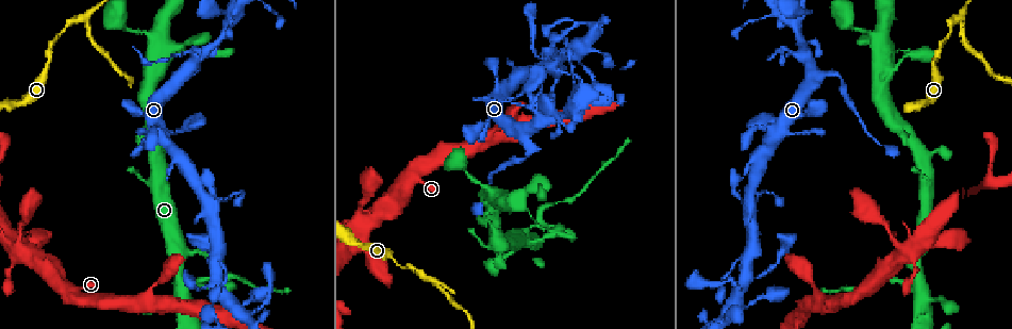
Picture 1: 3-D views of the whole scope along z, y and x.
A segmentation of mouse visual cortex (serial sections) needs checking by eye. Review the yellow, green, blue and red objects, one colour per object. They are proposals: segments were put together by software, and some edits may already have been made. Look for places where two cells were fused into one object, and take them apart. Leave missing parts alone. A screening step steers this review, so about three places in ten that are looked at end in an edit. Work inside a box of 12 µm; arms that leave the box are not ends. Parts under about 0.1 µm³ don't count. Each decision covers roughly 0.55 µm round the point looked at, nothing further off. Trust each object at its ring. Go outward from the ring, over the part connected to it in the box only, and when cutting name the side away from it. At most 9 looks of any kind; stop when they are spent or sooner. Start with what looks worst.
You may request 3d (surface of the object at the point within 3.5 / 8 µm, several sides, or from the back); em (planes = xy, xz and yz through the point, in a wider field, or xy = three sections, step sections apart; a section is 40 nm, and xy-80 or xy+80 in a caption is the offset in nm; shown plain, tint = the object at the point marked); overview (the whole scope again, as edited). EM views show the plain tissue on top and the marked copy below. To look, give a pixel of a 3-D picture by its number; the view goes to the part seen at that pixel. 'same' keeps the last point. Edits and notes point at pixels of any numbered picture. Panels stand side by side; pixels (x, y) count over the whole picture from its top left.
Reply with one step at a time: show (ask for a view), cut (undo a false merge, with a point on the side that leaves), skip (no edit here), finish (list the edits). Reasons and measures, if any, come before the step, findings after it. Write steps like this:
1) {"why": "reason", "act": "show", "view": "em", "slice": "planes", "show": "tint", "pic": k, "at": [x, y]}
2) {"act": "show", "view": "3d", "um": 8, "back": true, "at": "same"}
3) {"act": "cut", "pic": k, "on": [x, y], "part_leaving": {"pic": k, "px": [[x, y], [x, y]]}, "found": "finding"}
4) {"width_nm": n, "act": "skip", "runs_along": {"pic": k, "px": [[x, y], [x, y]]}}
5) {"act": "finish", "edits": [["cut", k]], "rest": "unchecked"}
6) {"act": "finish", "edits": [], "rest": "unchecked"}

{"why": "two arms in line, one across", "act": "show", "view": "3d", "um": 3.5, "pic": 1, "at": [425, 278]}

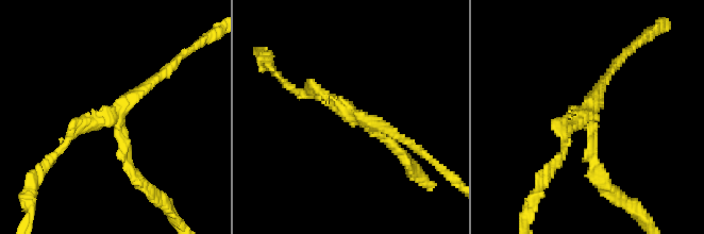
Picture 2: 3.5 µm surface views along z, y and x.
{"arms": 3, "arm_widths_nm": [150, 150, 150], "act": "show", "view": "em", "slice": "xy", "step": 1, "show": "tint", "pic": 2, "at": [590, 115]}

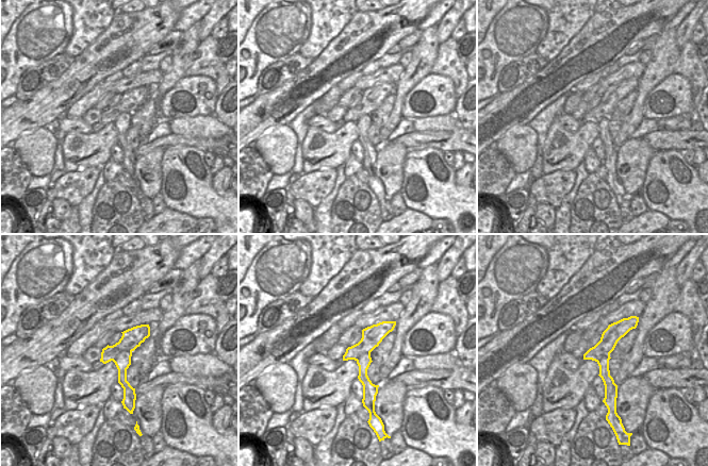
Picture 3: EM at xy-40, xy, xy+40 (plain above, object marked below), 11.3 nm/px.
{"width_nm": 240, "act": "cut", "pic": 2, "on": [128, 157], "border": {"pic": 3, "px": [[131, 351], [122, 351], [113, 361]]}, "found": "a second cell is stuck on"}

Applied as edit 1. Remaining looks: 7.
{"act": "show", "view": "3d", "um": 3.5, "pic": 1, "at": [524, 137]}

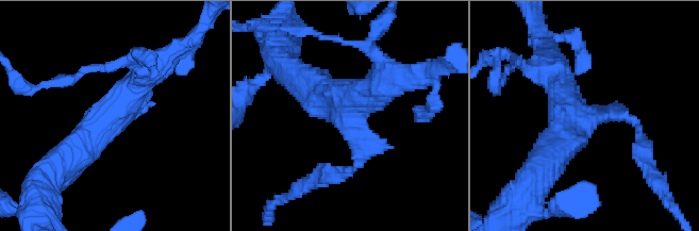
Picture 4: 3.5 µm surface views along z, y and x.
{"arms": 3, "arm_widths_nm": [200, 400, 450], "why": "now the EM", "act": "show", "view": "em", "slice": "xy", "step": 1, "show": "tint", "pic": 4, "at": [584, 115]}

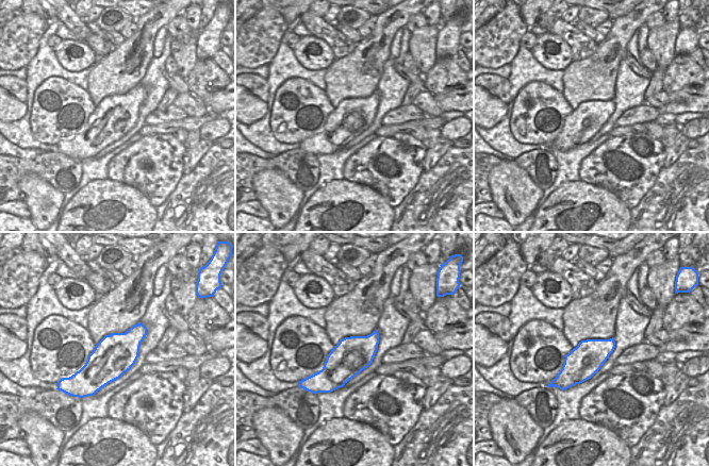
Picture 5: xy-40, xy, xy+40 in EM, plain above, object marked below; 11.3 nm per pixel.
{"width_nm": 420, "act": "skip", "runs_along": {"pic": 4, "px": [[59, 165], [114, 113], [156, 64]]}, "found": "all the same cell"}

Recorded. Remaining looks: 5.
{"act": "show", "view": "3d", "um": 3.5, "pic": 1, "at": [216, 279]}

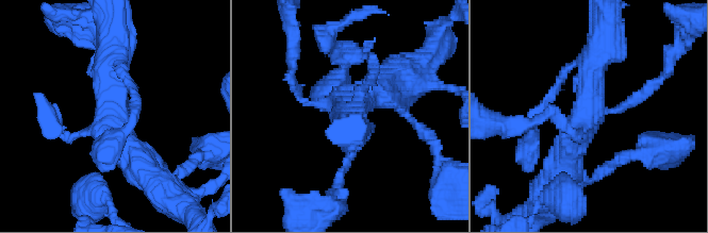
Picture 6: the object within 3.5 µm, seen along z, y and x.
{"arms": 4, "arm_widths_nm": [100, 150, 450, 450], "why": "shape alone is not enough", "act": "show", "view": "em", "slice": "planes", "show": "tint", "pic": 6, "at": [590, 110]}

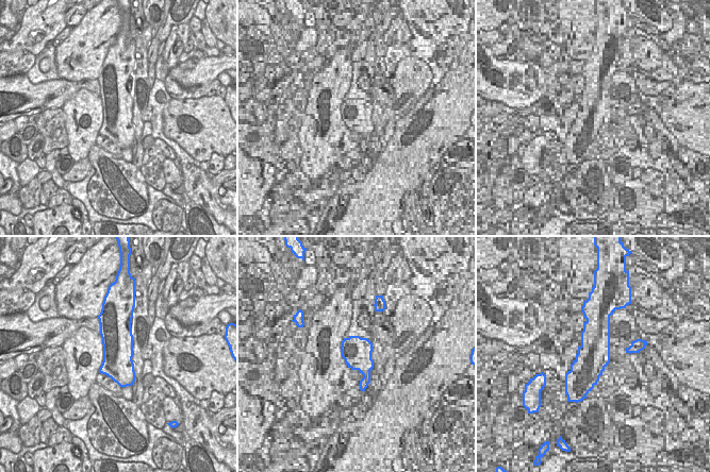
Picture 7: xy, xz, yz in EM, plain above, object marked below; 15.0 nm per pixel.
{"act": "show", "view": "em", "slice": "xy", "step": 5, "show": "tint", "at": "same"}

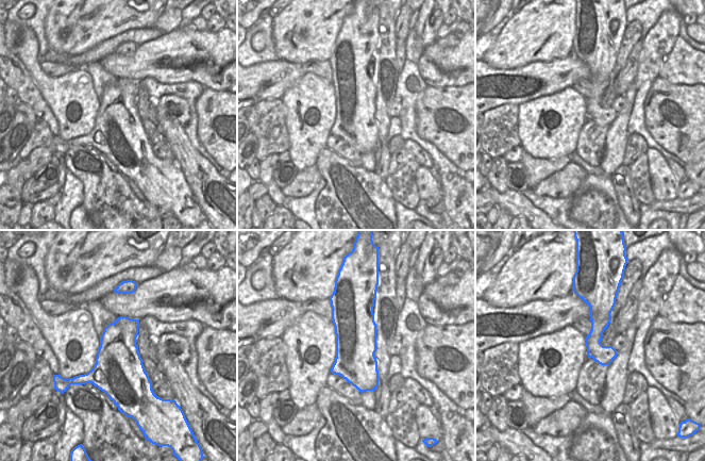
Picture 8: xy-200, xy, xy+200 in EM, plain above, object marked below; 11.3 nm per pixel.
{"act": "skip", "runs_along": {"pic": 8, "px": [[600, 307], [597, 349], [606, 362]]}, "found": "one cell here"}

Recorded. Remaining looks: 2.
{"why": "abrupt turn", "act": "show", "view": "3d", "um": 3.5, "pic": 1, "at": [919, 285]}

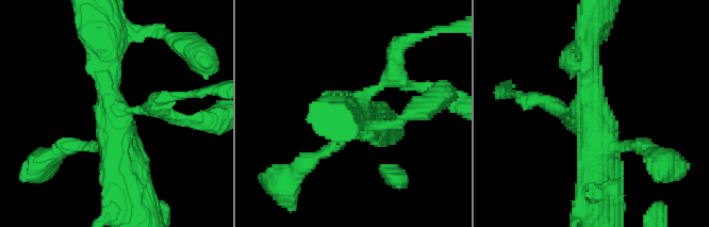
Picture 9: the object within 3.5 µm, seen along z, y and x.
{"act": "show", "view": "em", "slice": "xy", "step": 1, "show": "tint", "pic": 9, "at": [112, 106]}

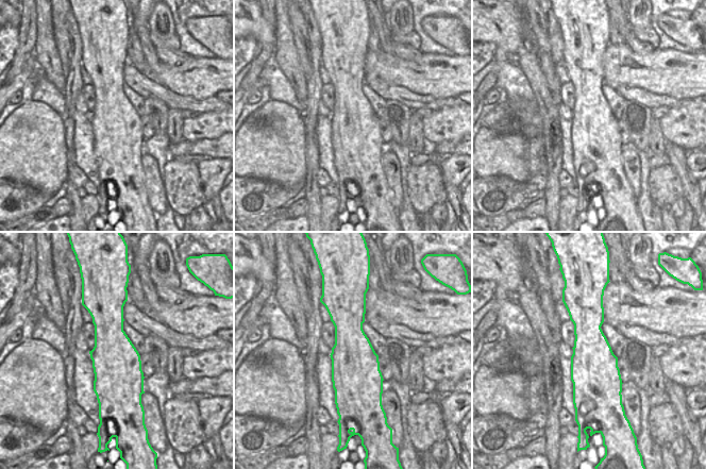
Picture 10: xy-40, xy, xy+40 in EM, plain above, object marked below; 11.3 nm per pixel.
{"act": "cut", "pic": 9, "on": [527, 106], "found": "two cells meet here"}

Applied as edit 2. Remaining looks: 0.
{"act": "finish", "edits": [["cut", 2], ["cut", 9]], "rest": "unchecked"}

